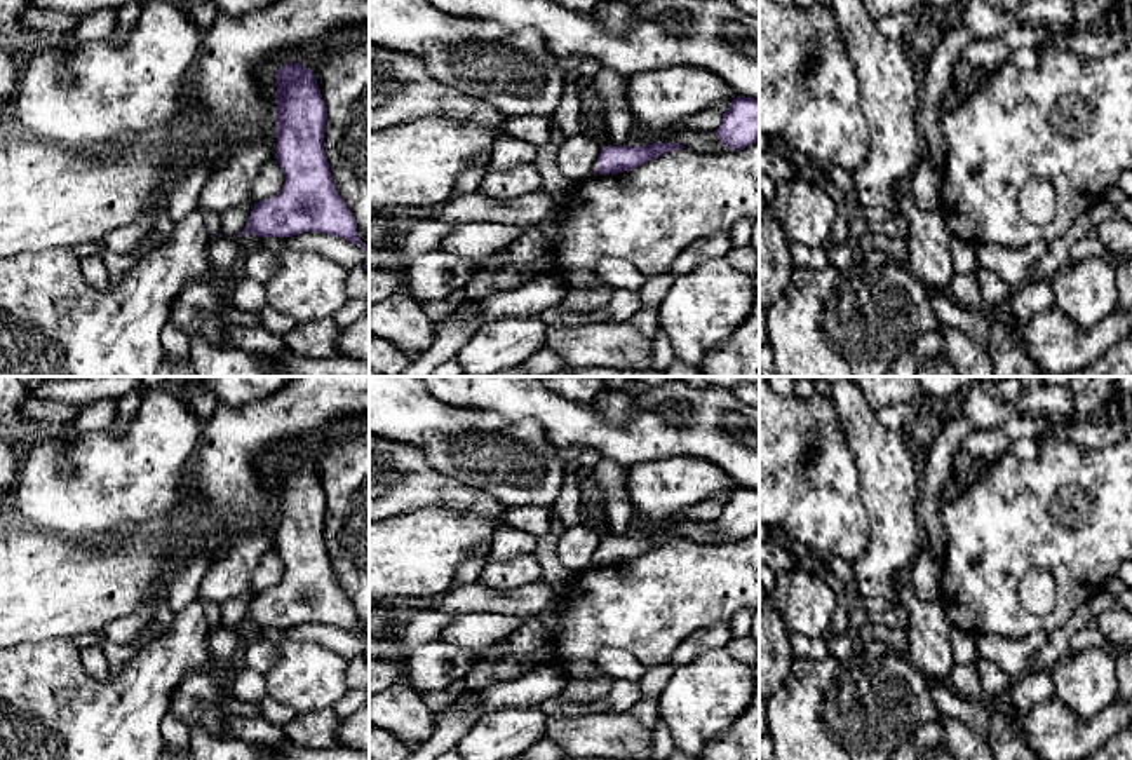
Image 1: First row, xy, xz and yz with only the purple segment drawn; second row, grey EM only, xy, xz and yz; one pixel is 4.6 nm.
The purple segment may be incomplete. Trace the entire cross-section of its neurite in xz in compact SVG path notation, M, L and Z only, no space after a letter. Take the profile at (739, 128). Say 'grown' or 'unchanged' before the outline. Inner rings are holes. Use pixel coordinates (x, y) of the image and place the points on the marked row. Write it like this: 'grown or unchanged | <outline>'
unchanged | M737 96L724 110L716 136L731 150L738 152L759 139L759 101Z

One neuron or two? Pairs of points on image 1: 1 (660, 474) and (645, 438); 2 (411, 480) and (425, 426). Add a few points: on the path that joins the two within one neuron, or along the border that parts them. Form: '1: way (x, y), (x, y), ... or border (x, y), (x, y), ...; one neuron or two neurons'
1: border (695, 455), (667, 455), (627, 466); two neurons
2: border (387, 438), (418, 447), (436, 469), (451, 474); two neurons

